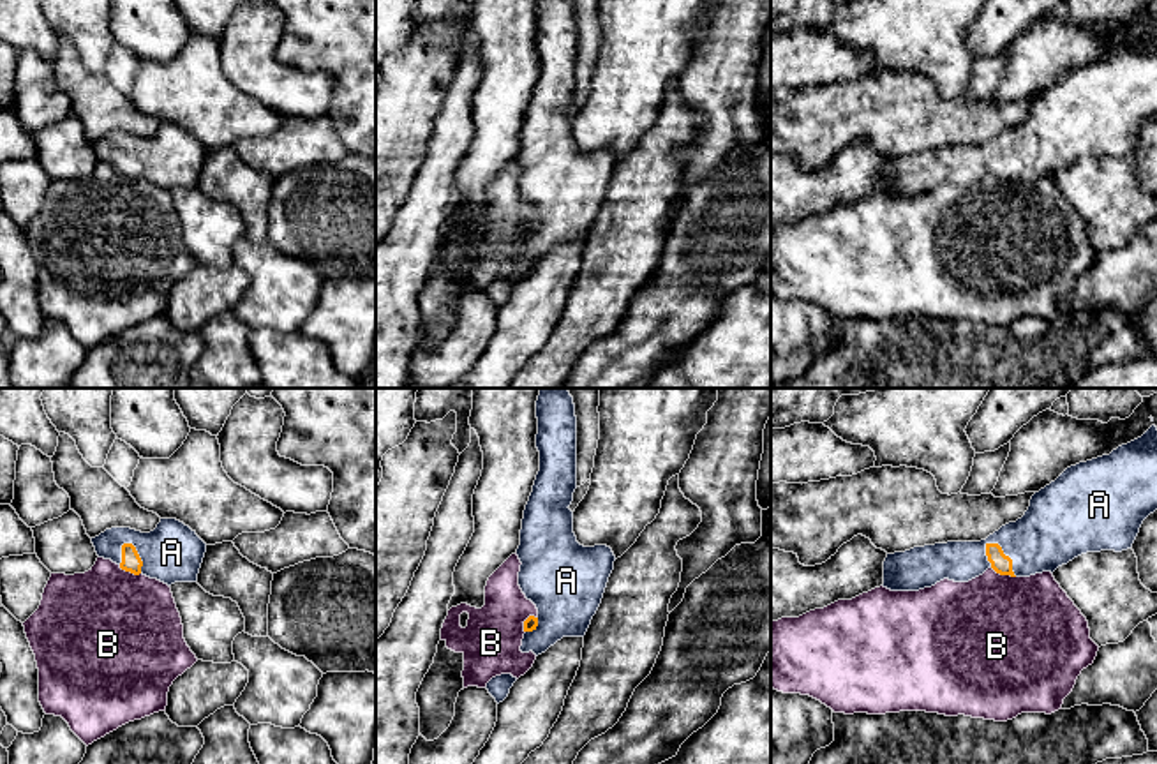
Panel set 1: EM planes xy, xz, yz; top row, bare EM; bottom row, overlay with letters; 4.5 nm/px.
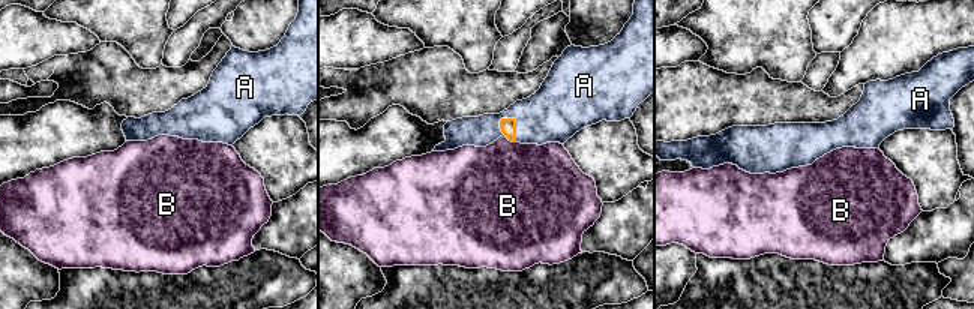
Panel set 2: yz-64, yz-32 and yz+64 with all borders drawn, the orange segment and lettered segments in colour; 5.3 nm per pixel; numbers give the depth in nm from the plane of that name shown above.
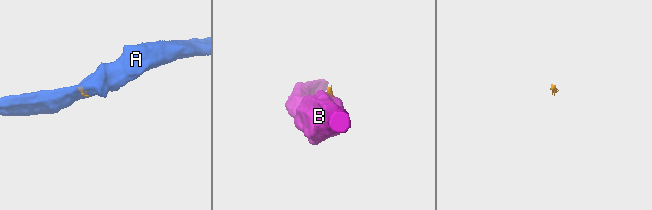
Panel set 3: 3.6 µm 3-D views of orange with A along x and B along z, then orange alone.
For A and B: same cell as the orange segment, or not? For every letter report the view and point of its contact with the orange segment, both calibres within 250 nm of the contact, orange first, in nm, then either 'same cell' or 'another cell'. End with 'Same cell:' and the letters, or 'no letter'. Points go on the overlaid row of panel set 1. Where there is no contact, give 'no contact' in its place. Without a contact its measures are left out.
A: meets orange in yz at (1004, 554); 90 nm thick on the orange side, 300 nm on the other; same cell
B: meets orange in yz at (1004, 574); 90 nm thick on the orange side, 500 nm on the other; another cell
Same cell: A

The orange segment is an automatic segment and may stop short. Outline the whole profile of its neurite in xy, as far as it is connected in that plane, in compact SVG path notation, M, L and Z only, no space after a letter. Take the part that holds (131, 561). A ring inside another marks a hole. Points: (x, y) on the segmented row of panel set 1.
M160 519L150 533L111 528L92 538L92 543L99 558L168 586L196 582L206 552L206 543L196 531L176 519Z

